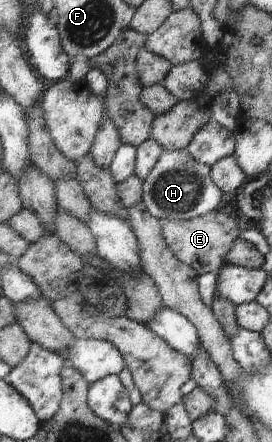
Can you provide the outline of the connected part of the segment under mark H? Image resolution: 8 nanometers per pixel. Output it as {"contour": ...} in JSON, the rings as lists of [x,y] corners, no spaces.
{"contour":[[[187,149],[164,150],[147,178],[142,180],[143,204],[149,214],[162,221],[184,221],[215,211],[223,193],[211,180],[210,167],[197,162]]]}

